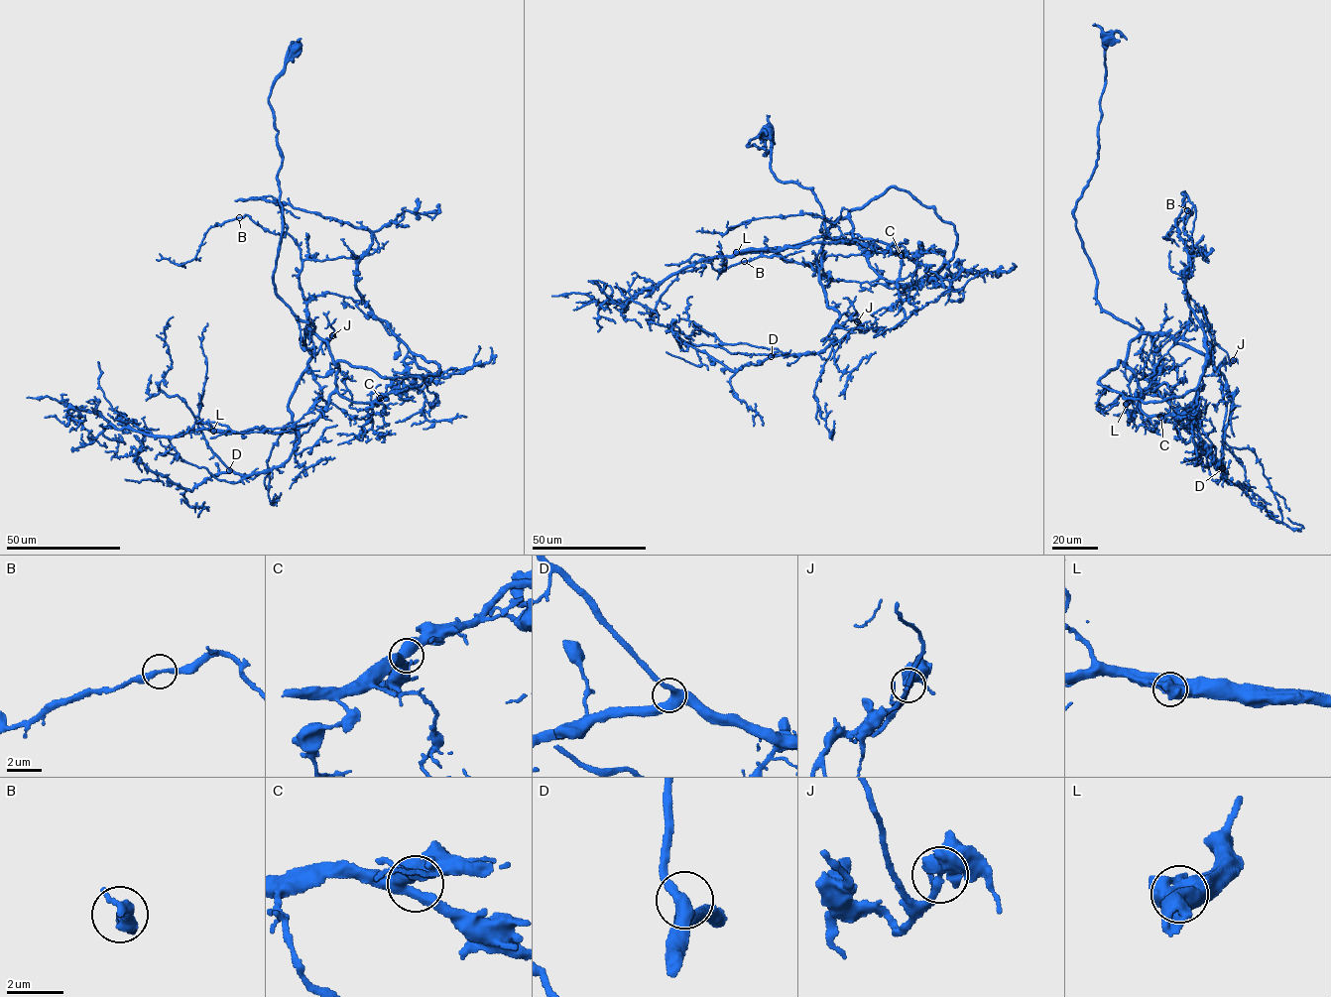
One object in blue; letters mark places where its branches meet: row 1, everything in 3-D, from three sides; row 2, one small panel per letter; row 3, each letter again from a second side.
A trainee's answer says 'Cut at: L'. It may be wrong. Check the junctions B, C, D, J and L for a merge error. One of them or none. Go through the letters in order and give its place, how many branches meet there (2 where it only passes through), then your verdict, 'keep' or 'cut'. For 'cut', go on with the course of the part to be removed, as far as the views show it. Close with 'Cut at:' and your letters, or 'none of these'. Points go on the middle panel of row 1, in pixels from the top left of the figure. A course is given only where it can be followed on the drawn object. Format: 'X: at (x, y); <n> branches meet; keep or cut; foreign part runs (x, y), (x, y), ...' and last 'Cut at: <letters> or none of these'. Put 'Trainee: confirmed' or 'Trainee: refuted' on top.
Trainee: refuted
B: at (744, 261); 2 branches meet; keep
C: at (901, 255); 3 branches meet; keep
D: at (771, 356); 3 branches meet; keep
J: at (857, 321); 2 branches meet; keep
L: at (736, 252); 1 branches meet; keep
Cut at: none of these

